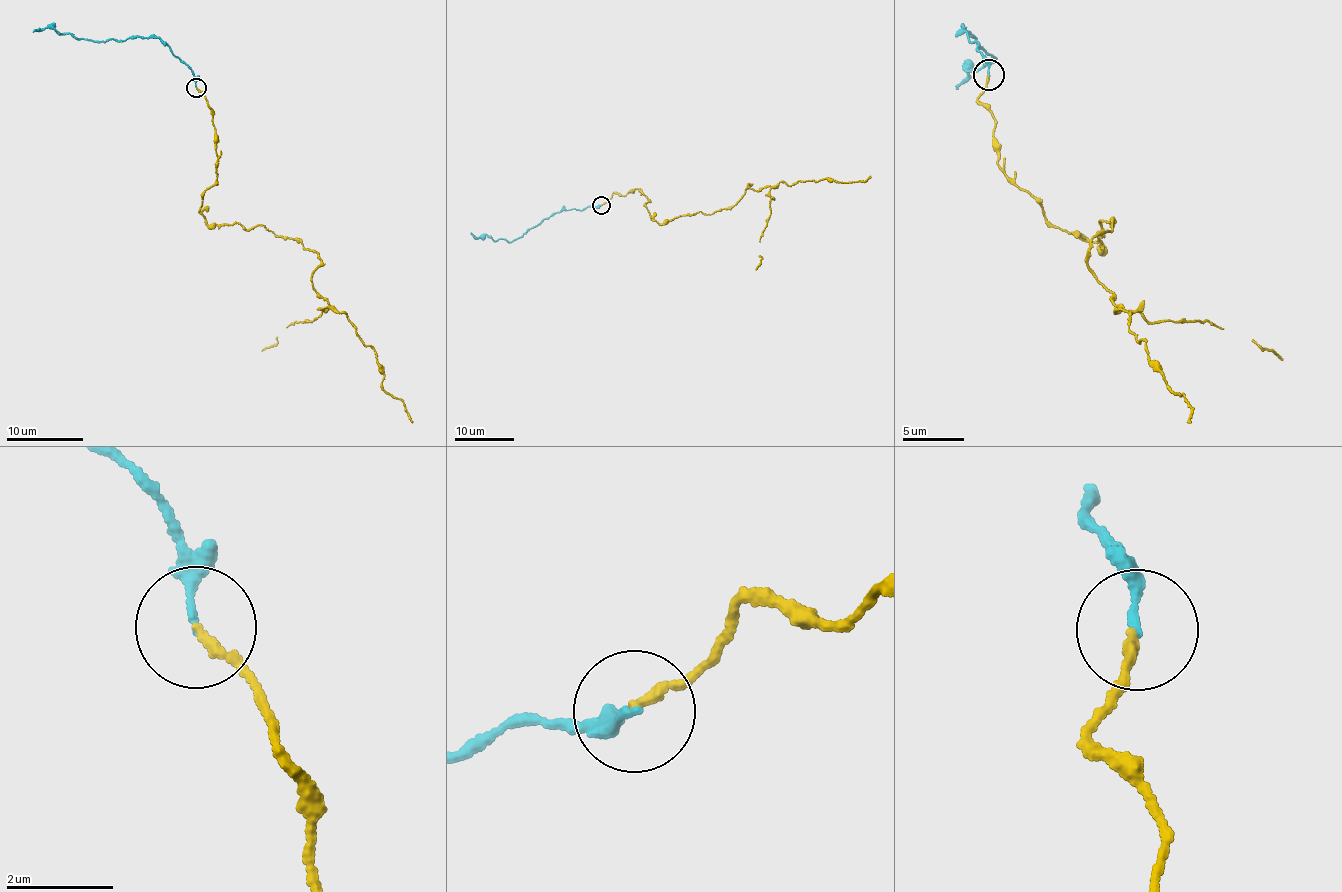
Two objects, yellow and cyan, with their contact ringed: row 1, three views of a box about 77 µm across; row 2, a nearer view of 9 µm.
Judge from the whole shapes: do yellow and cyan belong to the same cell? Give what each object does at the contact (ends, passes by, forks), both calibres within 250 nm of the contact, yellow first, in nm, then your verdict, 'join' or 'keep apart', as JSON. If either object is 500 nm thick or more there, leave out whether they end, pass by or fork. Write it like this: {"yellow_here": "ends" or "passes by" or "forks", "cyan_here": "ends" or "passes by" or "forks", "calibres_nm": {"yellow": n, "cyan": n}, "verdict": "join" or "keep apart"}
{"yellow_here": "ends", "cyan_here": "ends", "calibres_nm": {"yellow": 160, "cyan": 150}, "verdict": "join"}

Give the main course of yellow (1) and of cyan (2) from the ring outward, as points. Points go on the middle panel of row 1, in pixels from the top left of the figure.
1: (602, 205), (637, 189), (651, 218), (661, 223), (726, 210), (748, 185), (756, 191), (871, 176)
2: (602, 205), (545, 217), (511, 242), (474, 237), (471, 232)

